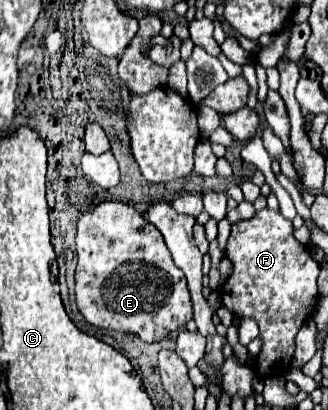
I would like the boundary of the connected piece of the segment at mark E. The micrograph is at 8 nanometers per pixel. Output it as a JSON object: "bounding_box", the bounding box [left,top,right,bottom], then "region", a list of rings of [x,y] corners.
{"bounding_box":[75,202,193,342],"region":[[[101,202],[99,206],[95,206],[95,210],[85,212],[81,216],[81,220],[77,222],[77,240],[75,242],[77,242],[77,258],[79,258],[77,272],[75,272],[75,296],[77,296],[77,308],[85,316],[87,322],[91,322],[93,326],[99,326],[99,328],[107,328],[107,330],[119,330],[119,332],[137,334],[143,342],[159,342],[169,332],[185,328],[185,324],[191,320],[191,314],[193,314],[191,292],[187,290],[187,280],[183,278],[183,270],[179,270],[173,264],[171,252],[167,250],[167,244],[163,242],[163,236],[159,234],[159,230],[155,226],[151,226],[151,222],[147,222],[147,218],[143,214],[139,214],[135,208],[125,206],[123,202]]]}

